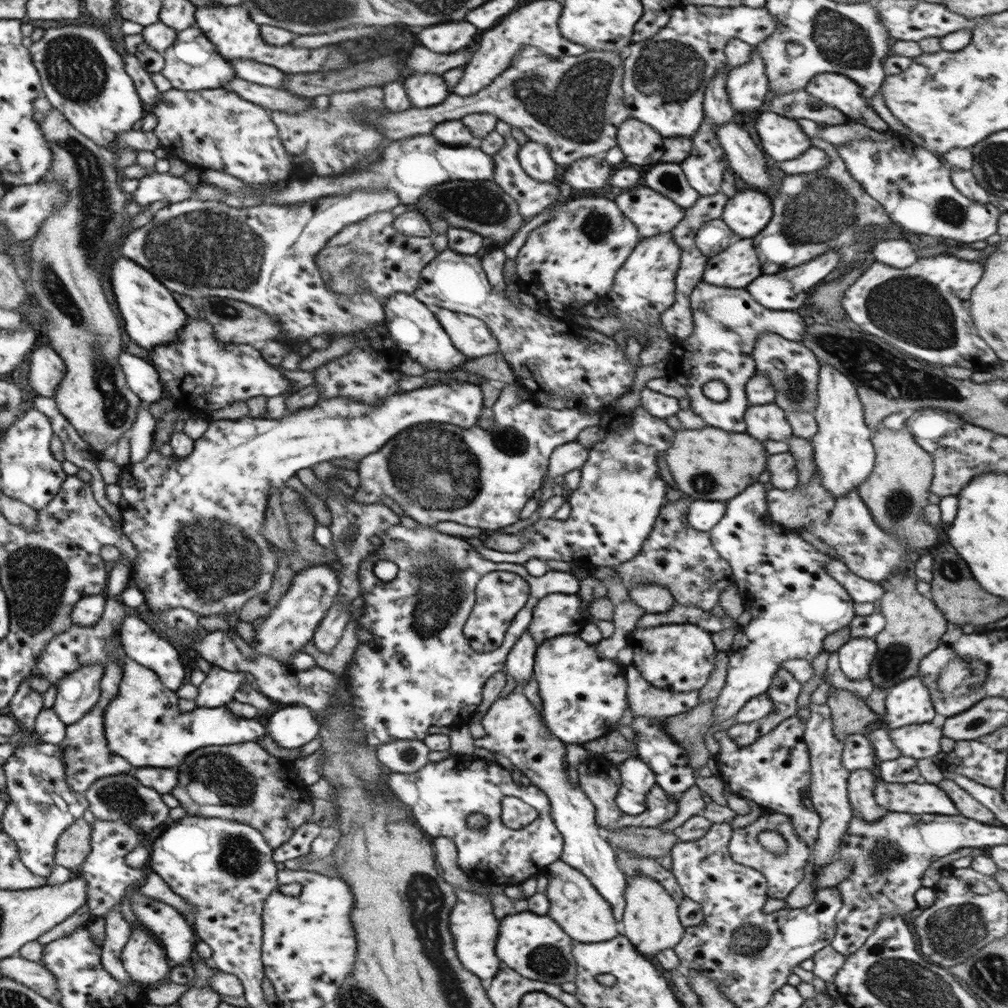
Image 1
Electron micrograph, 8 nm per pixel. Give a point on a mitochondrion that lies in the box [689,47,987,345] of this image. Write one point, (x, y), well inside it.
(820, 216)

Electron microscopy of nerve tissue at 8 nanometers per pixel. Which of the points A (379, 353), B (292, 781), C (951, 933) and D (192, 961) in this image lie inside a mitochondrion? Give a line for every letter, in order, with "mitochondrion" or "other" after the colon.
A: mitochondrion
B: other
C: mitochondrion
D: other

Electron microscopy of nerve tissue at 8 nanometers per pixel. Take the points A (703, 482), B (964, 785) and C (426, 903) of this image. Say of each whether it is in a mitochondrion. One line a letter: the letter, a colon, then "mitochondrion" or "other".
A: mitochondrion
B: other
C: mitochondrion

